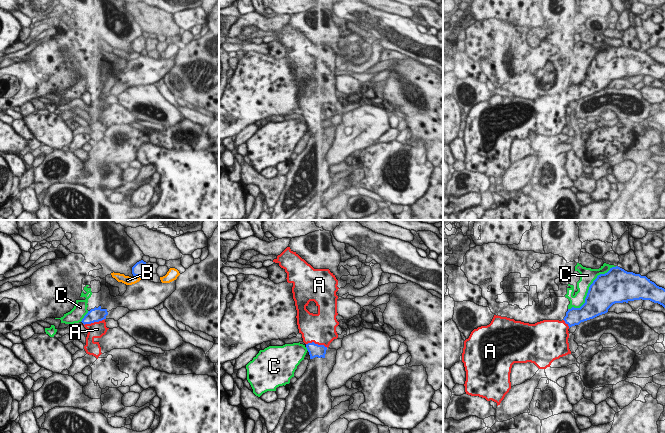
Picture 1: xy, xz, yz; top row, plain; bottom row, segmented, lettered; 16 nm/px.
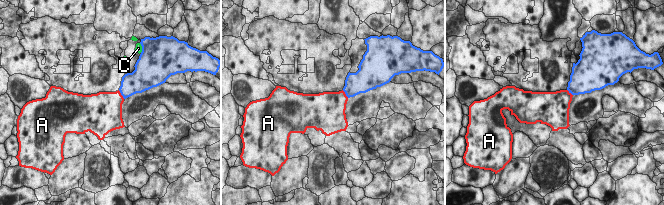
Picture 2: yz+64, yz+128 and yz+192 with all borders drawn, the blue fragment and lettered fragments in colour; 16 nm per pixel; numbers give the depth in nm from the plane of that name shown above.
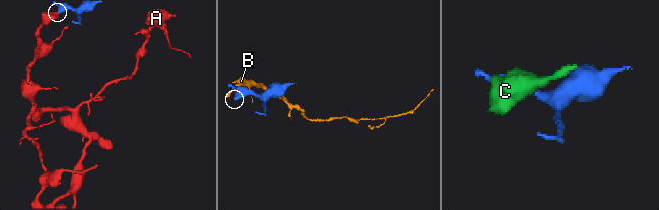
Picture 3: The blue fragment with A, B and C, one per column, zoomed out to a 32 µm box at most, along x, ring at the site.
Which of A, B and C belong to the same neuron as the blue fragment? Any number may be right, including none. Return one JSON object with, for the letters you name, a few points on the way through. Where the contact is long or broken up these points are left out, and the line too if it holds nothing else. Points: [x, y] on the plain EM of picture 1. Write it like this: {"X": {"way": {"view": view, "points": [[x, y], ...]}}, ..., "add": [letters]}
{"A": {"way": {"view": "xy", "points": [[97, 90], [93, 98], [97, 105]]}}, "add": ["A"]}

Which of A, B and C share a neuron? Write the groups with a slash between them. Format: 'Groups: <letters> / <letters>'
Groups: A / B / C

